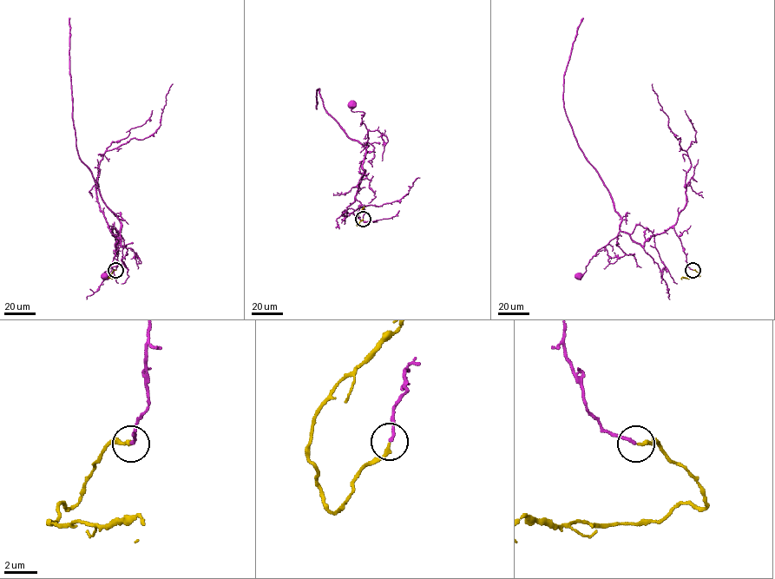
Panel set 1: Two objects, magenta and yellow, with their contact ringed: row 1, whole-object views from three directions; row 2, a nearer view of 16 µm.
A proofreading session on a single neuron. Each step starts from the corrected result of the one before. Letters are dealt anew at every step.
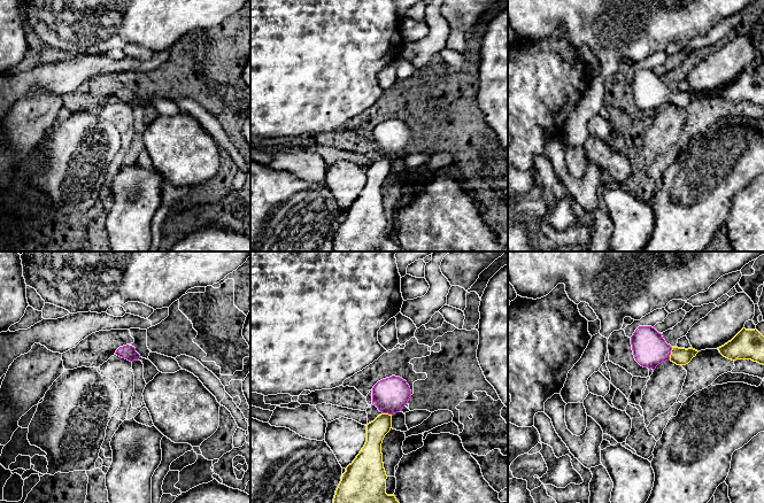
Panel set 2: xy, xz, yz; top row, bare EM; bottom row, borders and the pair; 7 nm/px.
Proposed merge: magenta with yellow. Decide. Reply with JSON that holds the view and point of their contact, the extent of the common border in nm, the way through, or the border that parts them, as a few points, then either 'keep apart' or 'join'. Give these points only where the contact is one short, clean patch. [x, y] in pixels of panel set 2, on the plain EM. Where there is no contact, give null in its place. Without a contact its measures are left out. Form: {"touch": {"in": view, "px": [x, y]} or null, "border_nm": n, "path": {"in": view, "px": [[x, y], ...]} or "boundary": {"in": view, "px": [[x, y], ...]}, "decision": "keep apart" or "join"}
{"touch": {"in": "yz", "px": [670, 97]}, "border_nm": 100, "path": {"in": "yz", "px": [[649, 91], [670, 97], [680, 99]]}, "decision": "join"}

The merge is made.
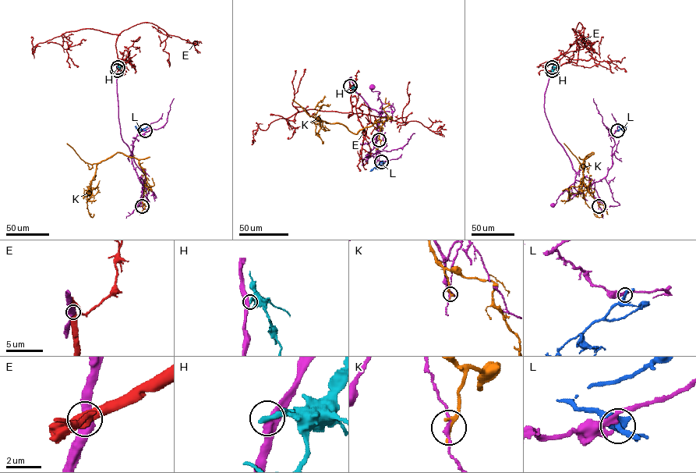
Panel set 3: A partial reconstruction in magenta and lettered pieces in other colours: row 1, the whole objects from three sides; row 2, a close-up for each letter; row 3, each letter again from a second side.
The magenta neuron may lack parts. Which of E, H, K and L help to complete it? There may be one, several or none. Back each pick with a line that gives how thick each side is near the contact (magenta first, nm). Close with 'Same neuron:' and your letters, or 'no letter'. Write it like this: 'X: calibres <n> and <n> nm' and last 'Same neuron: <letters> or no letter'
Same neuron: no letter

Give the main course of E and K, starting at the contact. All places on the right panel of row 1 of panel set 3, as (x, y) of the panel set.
E: (552, 70), (577, 62), (579, 45), (572, 29), (598, 54), (603, 37)
K: (598, 206), (583, 179), (583, 161), (591, 152), (584, 159), (584, 199), (598, 217), (600, 214)

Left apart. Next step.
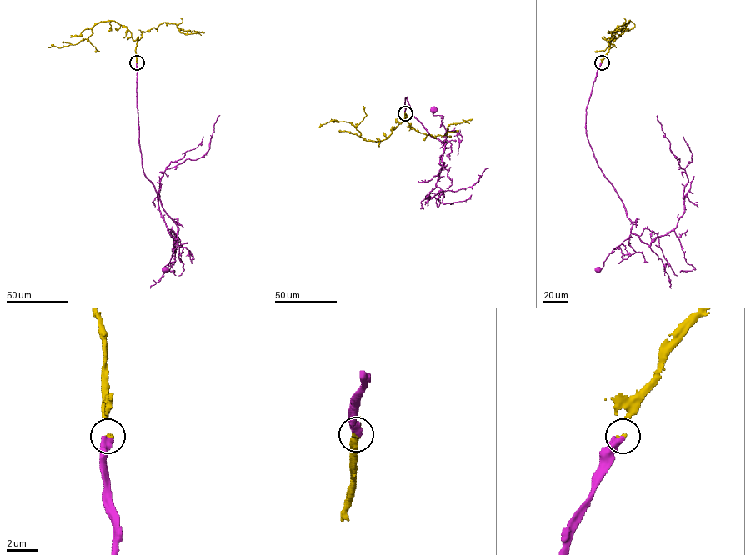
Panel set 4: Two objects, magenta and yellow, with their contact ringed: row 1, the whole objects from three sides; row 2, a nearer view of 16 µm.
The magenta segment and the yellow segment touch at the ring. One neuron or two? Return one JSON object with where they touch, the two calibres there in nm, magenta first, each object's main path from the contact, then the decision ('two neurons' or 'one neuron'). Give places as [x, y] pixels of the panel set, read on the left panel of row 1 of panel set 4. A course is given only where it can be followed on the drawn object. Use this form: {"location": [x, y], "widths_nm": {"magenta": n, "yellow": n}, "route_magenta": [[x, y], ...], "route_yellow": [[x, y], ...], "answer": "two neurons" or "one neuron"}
{"location": [137, 62], "widths_nm": {"magenta": 500, "yellow": 190}, "route_magenta": [[137, 62], [142, 166], [162, 209], [177, 227], [177, 245], [172, 253], [175, 260], [165, 266], [167, 270]], "route_yellow": [[137, 62], [137, 41], [114, 21], [96, 23], [92, 33], [76, 44], [48, 47]], "answer": "one neuron"}

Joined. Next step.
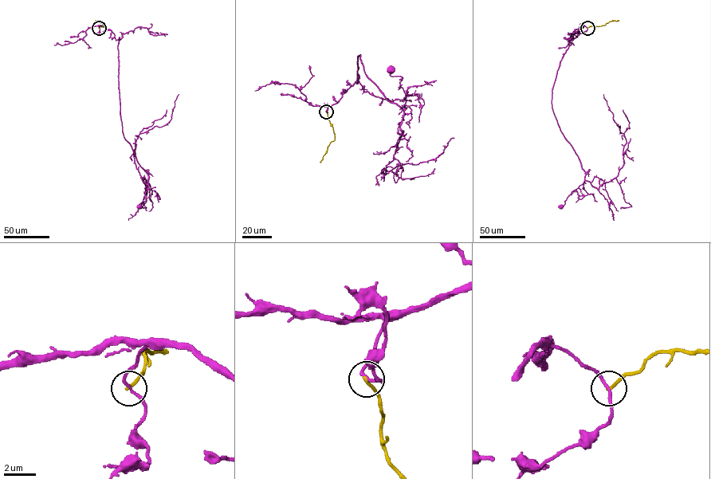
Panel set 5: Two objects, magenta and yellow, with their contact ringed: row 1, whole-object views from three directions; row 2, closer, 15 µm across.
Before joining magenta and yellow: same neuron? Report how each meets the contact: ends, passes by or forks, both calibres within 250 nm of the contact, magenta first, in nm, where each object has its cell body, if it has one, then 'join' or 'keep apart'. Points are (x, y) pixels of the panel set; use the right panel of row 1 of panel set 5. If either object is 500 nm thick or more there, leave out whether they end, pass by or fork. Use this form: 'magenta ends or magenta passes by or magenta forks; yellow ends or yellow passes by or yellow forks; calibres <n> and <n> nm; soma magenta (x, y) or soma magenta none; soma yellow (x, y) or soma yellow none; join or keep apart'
magenta passes by; yellow ends; calibres 170 and 190 nm; soma magenta (560, 206); soma yellow none; keep apart

